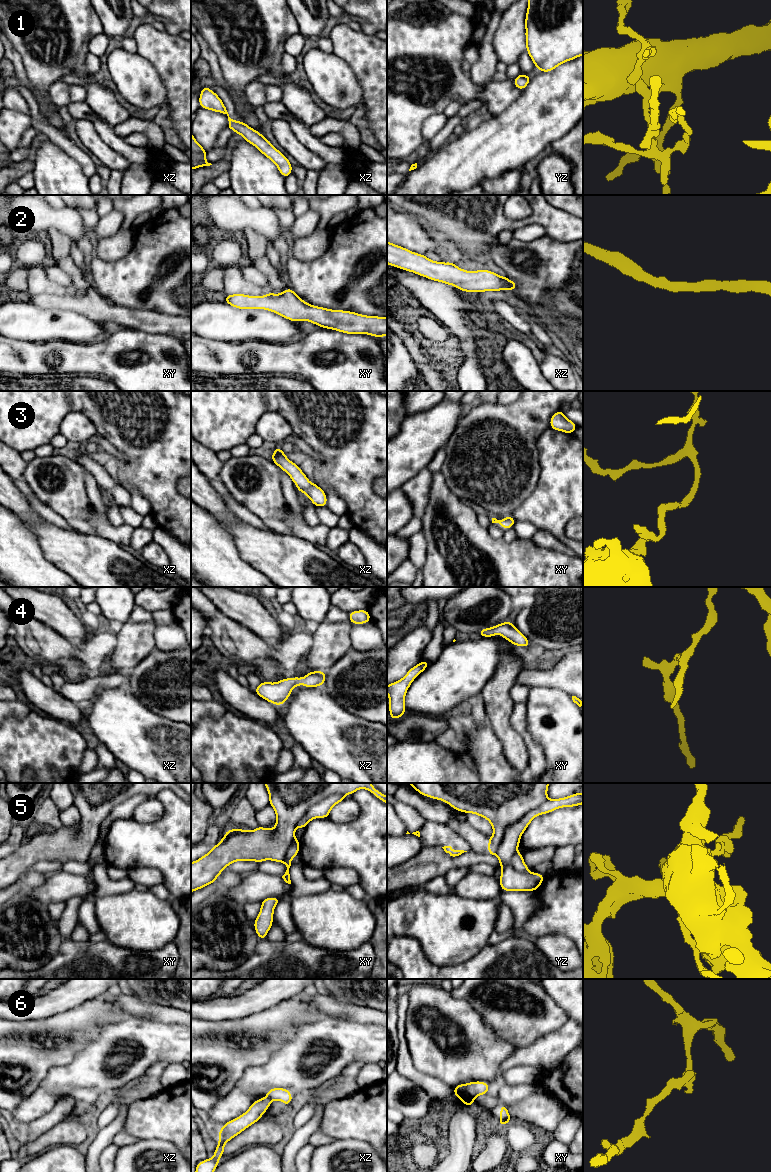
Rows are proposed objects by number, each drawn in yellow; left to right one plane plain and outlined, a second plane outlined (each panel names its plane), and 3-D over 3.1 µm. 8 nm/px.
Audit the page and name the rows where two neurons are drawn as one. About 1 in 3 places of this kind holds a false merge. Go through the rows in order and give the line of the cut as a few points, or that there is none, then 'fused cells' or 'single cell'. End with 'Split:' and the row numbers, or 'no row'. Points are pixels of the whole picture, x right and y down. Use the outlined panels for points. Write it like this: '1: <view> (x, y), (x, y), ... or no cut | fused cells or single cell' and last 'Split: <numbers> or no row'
1: no cut | single cell
2: no cut | single cell
3: no cut | single cell
4: no cut | single cell
5: no cut | single cell
6: xy (465, 1084), (465, 1089), (459, 1097) | fused cells
Split: 6

